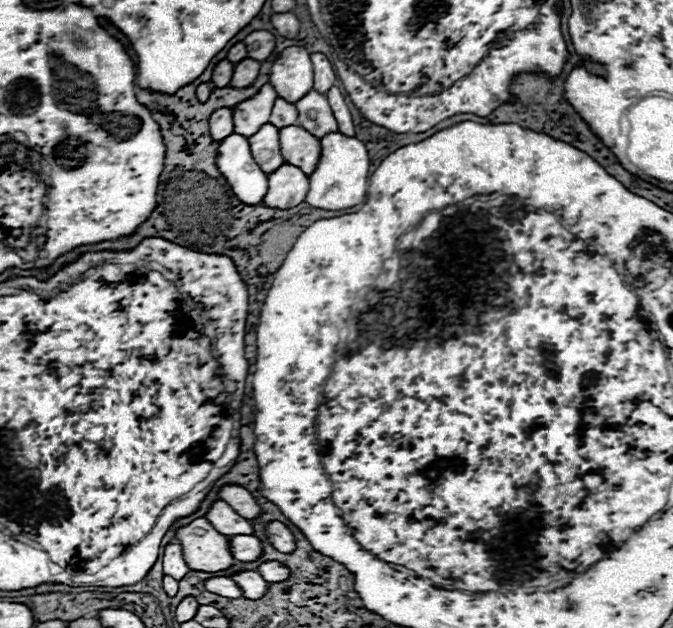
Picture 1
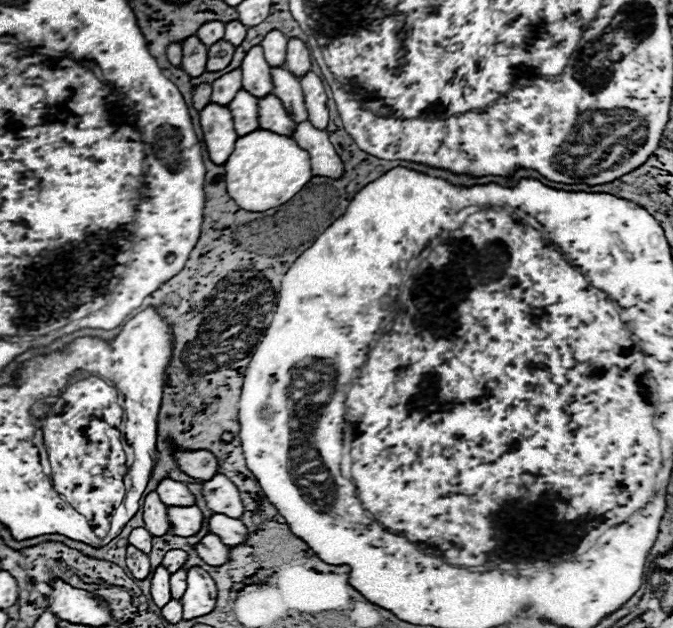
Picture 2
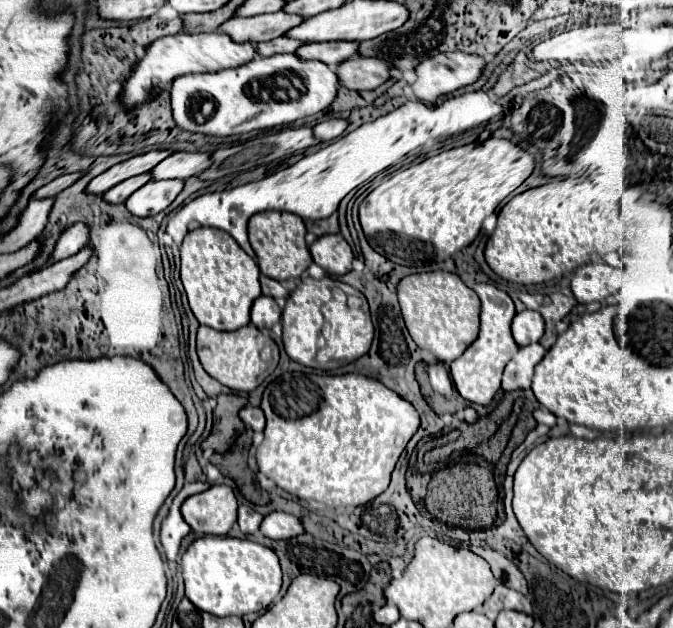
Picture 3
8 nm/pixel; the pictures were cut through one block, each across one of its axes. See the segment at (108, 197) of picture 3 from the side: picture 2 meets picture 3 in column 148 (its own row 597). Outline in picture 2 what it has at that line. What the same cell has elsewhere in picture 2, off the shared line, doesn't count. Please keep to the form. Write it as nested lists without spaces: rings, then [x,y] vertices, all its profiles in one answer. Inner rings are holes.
[[[182,568],[182,570],[176,570],[176,572],[170,576],[170,584],[172,584],[172,588],[170,588],[172,596],[174,596],[174,598],[182,598],[182,594],[184,594],[184,590],[186,590],[186,570],[184,570],[184,568]]]

